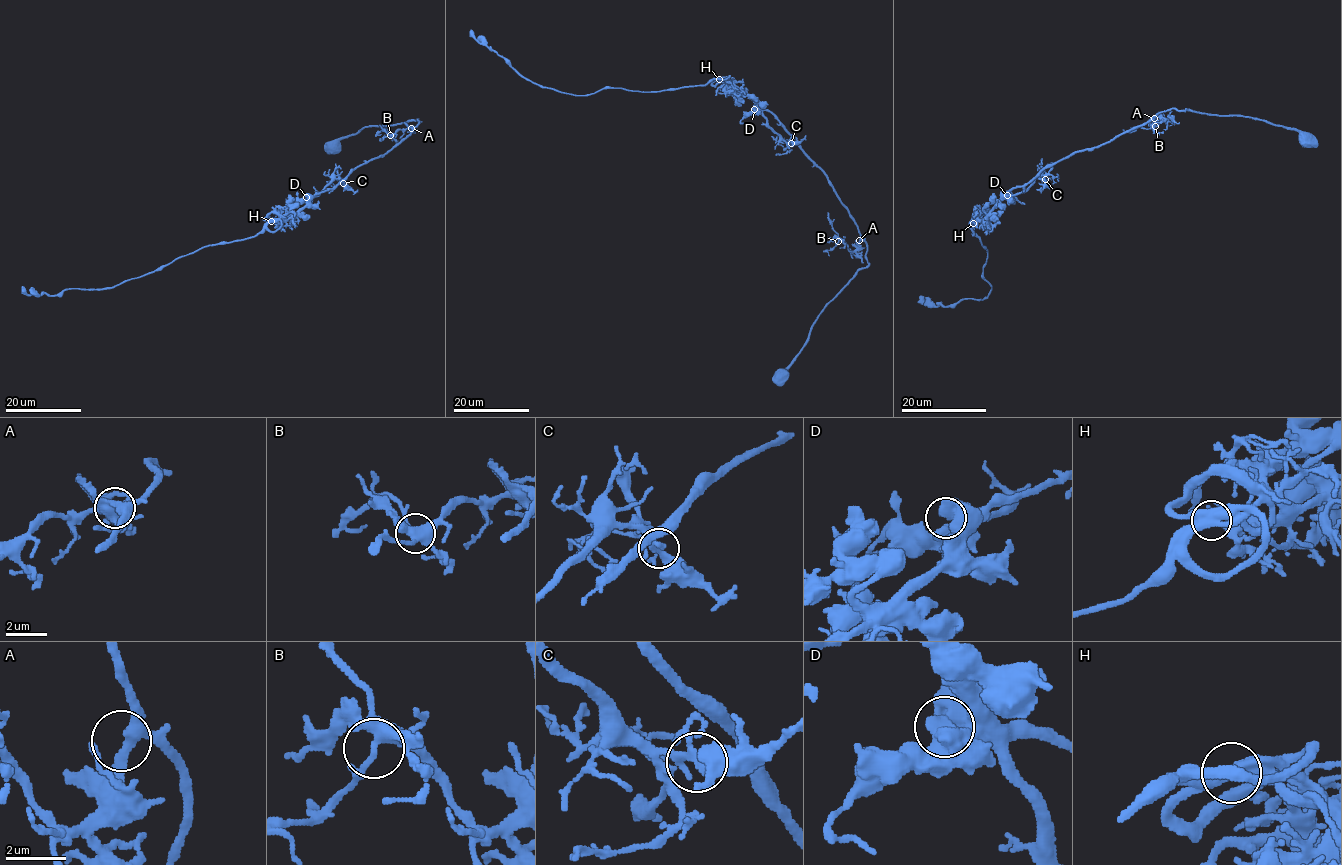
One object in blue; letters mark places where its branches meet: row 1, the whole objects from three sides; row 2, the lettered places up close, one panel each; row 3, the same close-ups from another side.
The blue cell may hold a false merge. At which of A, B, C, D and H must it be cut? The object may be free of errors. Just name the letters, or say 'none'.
none

